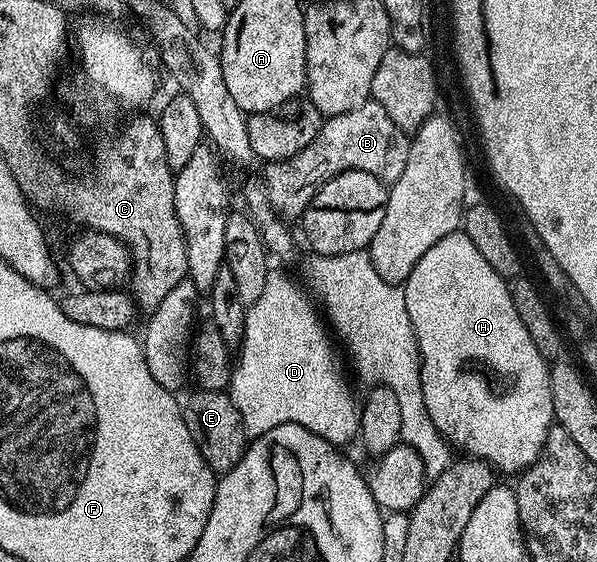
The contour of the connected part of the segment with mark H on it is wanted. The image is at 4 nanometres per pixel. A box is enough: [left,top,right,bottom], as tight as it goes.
[402,230,555,473]

